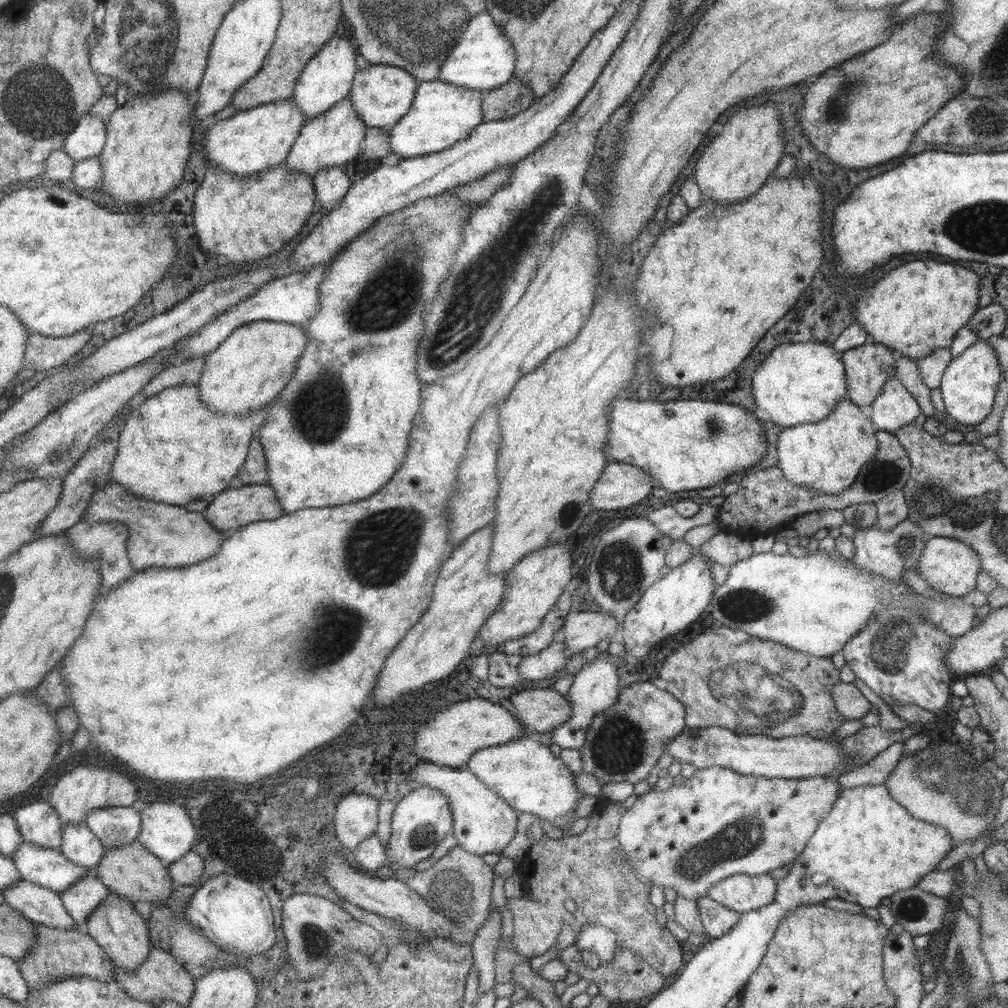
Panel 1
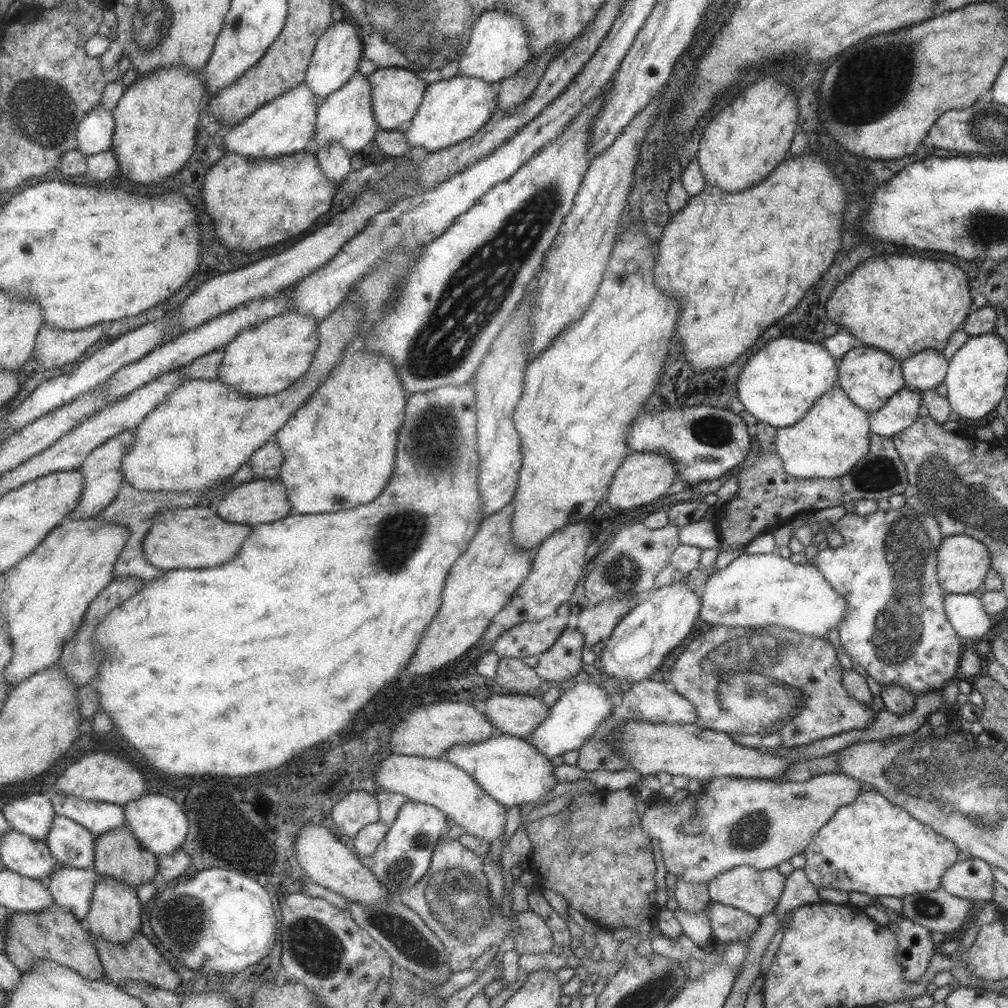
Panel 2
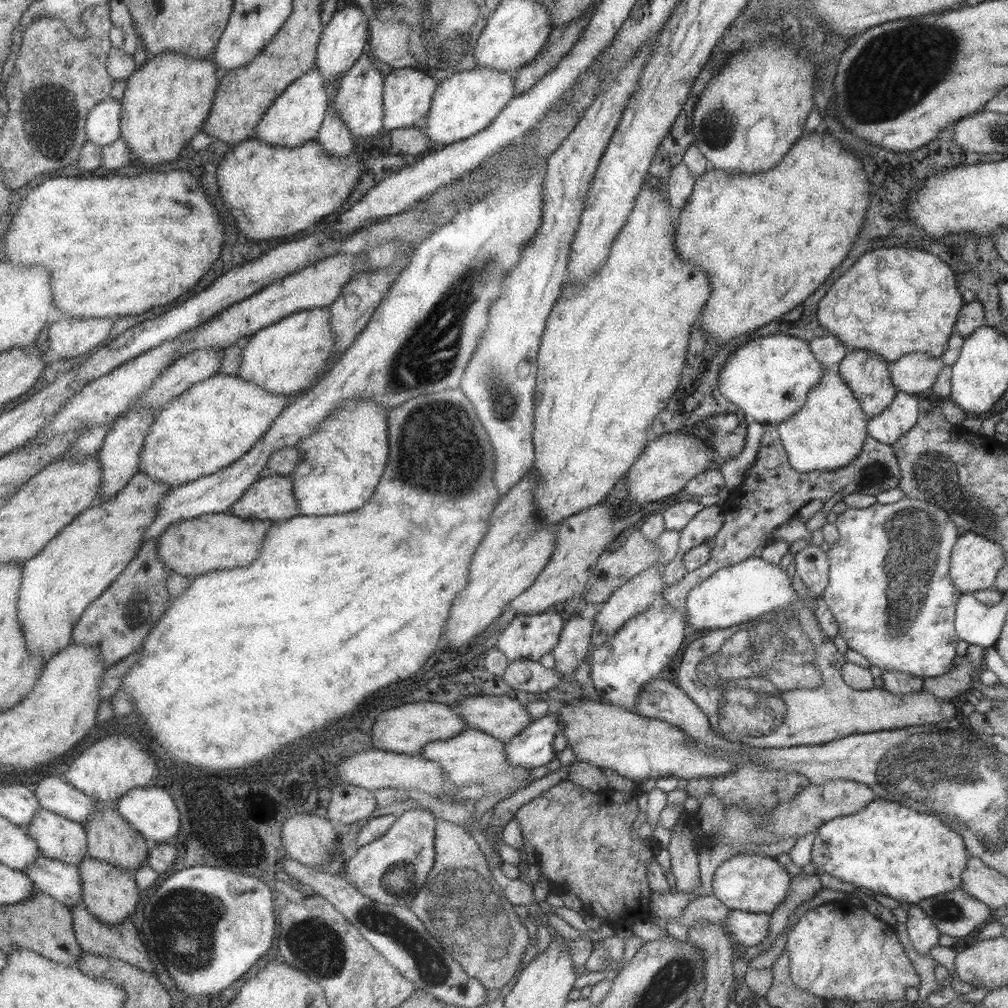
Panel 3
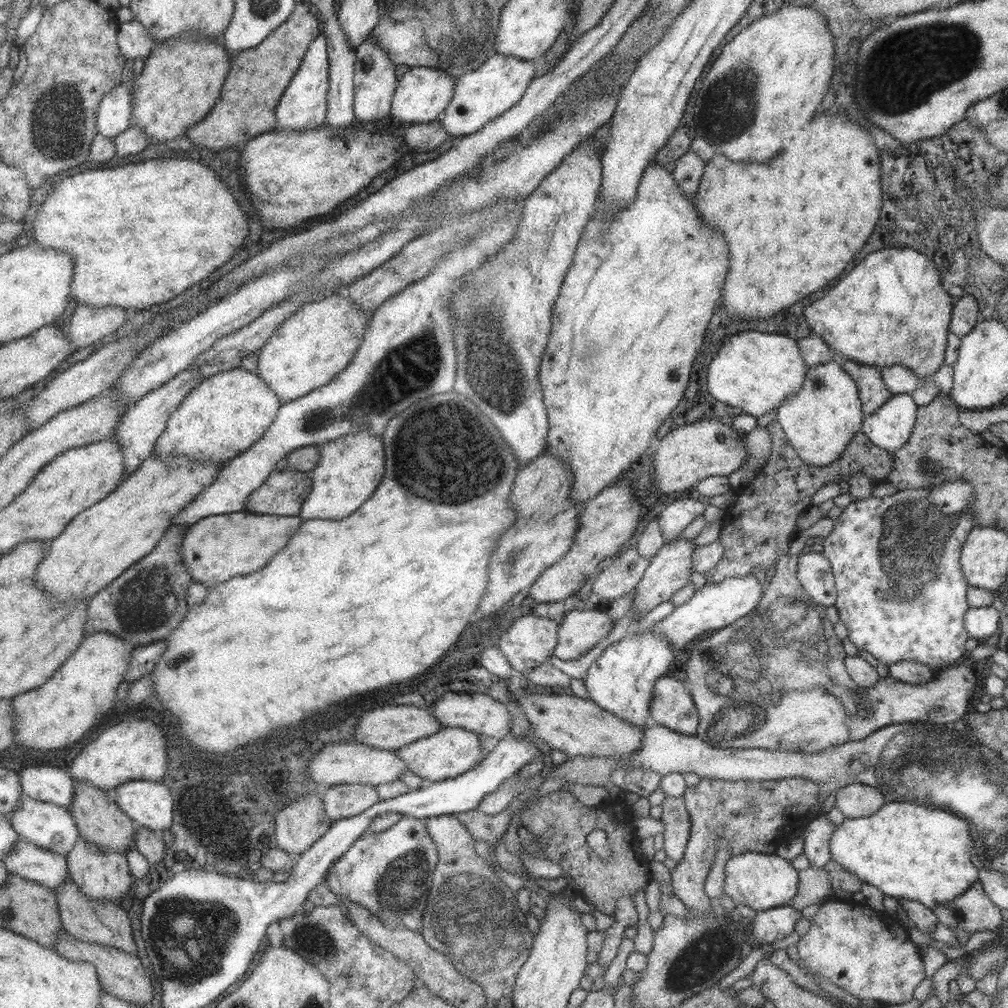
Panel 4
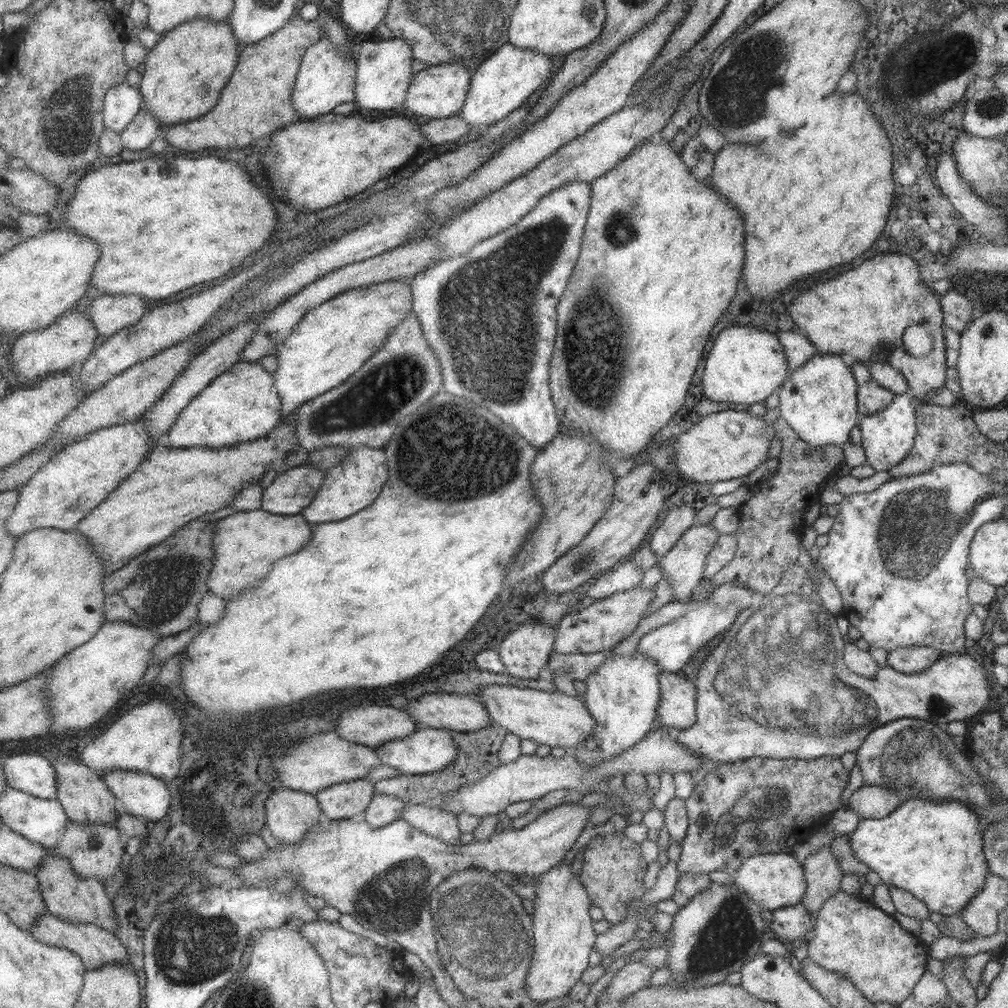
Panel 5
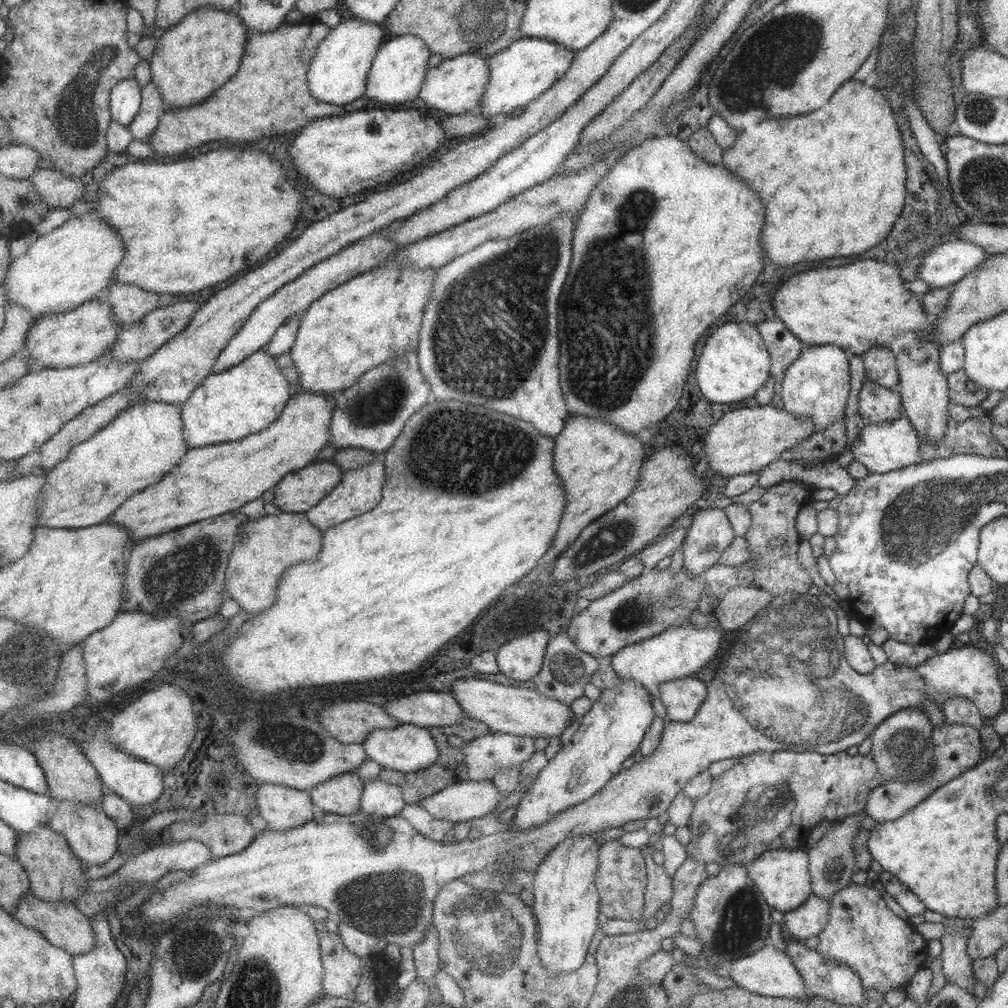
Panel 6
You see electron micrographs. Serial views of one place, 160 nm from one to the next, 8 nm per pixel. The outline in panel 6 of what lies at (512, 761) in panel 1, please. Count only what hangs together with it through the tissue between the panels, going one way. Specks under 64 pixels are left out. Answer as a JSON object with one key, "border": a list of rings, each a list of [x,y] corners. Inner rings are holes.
{"border":[[[407,723],[401,724],[395,730],[381,729],[375,731],[367,738],[364,746],[367,748],[369,759],[383,767],[408,773],[425,768],[427,765],[433,765],[433,762],[437,760],[437,754],[439,754],[439,748],[435,748],[435,740],[428,728]]]}

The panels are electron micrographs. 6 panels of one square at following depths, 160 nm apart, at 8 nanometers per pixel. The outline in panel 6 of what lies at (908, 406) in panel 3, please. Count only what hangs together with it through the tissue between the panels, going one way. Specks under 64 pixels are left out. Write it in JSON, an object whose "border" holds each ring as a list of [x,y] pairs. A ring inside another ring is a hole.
{"border":[[[900,413],[900,417],[893,422],[883,424],[867,424],[859,432],[859,438],[850,446],[850,458],[859,462],[869,473],[886,474],[893,470],[903,469],[921,460],[919,456],[920,441],[915,429]]]}

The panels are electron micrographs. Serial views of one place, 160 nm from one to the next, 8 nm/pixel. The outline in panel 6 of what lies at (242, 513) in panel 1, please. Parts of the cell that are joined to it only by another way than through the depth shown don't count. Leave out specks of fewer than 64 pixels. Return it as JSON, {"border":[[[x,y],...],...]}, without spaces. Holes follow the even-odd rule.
{"border":[[[320,460],[309,467],[289,473],[274,489],[274,503],[284,511],[307,513],[342,483],[344,470],[333,460]]]}

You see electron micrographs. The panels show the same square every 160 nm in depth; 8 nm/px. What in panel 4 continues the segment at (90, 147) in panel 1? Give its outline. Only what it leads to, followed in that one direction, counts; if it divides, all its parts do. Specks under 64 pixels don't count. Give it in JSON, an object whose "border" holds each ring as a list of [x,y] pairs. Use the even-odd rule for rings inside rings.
{"border":[[[116,86],[107,93],[98,114],[99,132],[114,139],[132,125],[134,113],[134,87]]]}

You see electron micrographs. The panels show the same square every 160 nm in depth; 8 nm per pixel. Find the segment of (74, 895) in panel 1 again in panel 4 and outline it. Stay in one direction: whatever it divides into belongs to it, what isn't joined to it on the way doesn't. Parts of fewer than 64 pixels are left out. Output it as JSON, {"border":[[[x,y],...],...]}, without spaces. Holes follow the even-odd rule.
{"border":[[[21,837],[3,859],[12,874],[57,890],[70,878],[68,860],[62,854],[41,848]]]}

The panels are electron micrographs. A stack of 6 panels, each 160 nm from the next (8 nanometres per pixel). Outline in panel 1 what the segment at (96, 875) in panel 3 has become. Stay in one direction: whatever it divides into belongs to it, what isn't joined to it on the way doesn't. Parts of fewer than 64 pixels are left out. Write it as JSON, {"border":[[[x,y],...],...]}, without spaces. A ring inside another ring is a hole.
{"border":[[[113,892],[99,908],[95,909],[89,917],[86,931],[106,950],[113,962],[125,970],[137,970],[151,956],[153,942],[149,937],[151,931],[147,919],[136,909],[130,898],[121,896],[119,893]]]}

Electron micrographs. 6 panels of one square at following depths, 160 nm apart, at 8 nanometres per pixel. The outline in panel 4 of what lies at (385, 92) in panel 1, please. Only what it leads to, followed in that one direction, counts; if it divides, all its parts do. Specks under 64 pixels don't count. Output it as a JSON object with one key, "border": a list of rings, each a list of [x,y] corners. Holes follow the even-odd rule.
{"border":[[[410,67],[399,79],[391,117],[397,121],[411,122],[411,124],[428,123],[437,120],[450,104],[454,96],[454,76],[434,67]]]}

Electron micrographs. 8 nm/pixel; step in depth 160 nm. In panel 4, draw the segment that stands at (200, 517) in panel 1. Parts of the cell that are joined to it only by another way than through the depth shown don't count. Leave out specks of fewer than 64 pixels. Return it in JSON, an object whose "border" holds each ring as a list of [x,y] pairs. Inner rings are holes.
{"border":[[[243,511],[202,518],[191,525],[185,537],[182,553],[190,573],[196,582],[215,588],[235,576],[247,576],[263,570],[275,558],[302,527],[303,518],[276,514]]]}

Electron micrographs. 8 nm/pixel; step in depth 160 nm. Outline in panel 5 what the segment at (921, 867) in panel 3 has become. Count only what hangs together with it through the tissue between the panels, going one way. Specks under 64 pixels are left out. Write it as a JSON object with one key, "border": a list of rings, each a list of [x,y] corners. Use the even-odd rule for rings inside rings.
{"border":[[[907,799],[903,800],[902,803],[899,804],[896,810],[891,811],[891,813],[883,818],[869,818],[869,819],[861,819],[855,830],[852,830],[849,834],[849,844],[851,845],[852,851],[855,853],[855,858],[866,864],[869,869],[875,871],[881,882],[884,885],[891,885],[903,890],[906,890],[908,893],[911,893],[917,900],[920,900],[930,911],[938,912],[939,914],[943,914],[946,916],[949,915],[957,915],[961,912],[966,906],[969,904],[969,901],[976,895],[978,890],[981,890],[983,886],[984,880],[986,876],[990,873],[987,868],[987,863],[985,862],[983,856],[983,840],[981,840],[981,830],[983,828],[979,828],[981,824],[979,824],[979,816],[975,814],[973,810],[970,810],[958,799],[955,800],[929,800],[923,801],[921,799]]]}

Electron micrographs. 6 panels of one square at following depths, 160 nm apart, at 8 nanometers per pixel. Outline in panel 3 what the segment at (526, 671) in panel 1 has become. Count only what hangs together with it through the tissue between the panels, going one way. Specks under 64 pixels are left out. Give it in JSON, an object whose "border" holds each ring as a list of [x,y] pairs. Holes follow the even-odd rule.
{"border":[[[571,616],[564,621],[558,643],[551,649],[554,656],[555,674],[561,678],[573,675],[583,662],[589,646],[589,636],[593,634],[594,620]]]}

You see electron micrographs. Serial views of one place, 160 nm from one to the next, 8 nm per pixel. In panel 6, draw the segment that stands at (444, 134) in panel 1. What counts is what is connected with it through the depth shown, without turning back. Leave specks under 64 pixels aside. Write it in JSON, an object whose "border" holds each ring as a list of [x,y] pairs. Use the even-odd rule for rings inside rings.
{"border":[[[521,37],[507,48],[488,57],[488,85],[484,90],[481,105],[486,117],[494,114],[510,114],[515,108],[527,107],[529,102],[543,94],[573,62],[576,51],[553,43],[548,38]]]}

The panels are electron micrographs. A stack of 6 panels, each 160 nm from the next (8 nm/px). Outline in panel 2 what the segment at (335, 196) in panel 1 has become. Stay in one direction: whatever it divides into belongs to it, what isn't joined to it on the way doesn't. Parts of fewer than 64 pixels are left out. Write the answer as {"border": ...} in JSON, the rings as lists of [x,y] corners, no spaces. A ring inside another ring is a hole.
{"border":[[[338,142],[327,143],[316,154],[327,177],[335,186],[341,186],[341,182],[351,174],[351,154],[347,147]]]}

